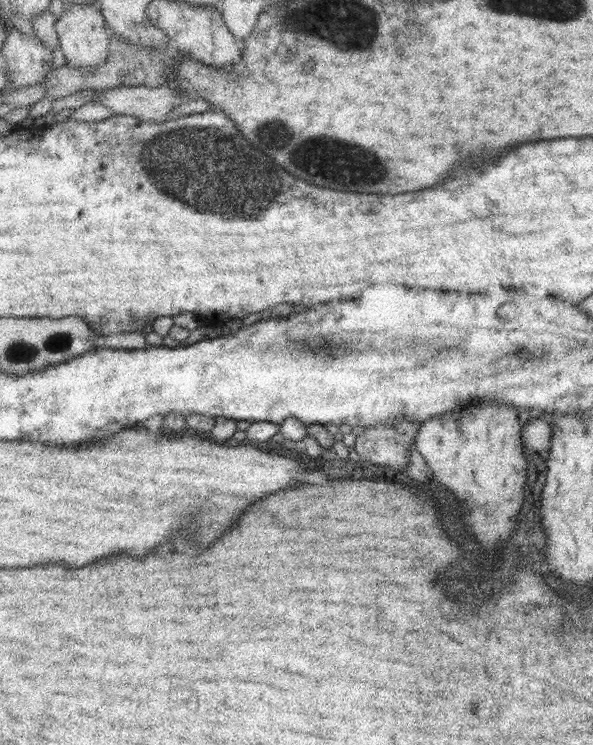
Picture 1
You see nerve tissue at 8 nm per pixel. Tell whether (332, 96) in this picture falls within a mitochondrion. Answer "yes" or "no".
no

